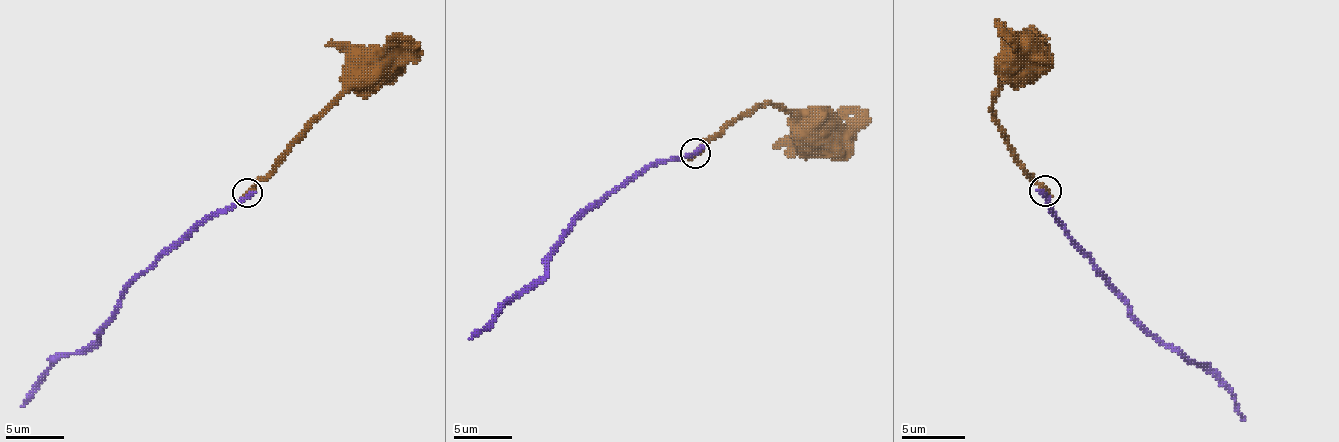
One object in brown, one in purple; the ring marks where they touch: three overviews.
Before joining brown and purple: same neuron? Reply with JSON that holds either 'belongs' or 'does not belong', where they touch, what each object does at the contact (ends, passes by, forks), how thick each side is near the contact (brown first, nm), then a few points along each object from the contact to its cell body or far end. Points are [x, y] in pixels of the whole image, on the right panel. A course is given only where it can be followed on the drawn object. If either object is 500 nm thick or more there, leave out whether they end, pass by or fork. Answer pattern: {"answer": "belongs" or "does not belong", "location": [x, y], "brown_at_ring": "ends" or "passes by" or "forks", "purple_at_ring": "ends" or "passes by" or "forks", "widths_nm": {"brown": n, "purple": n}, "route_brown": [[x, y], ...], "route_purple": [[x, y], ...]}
{"answer": "does not belong", "location": [1045, 191], "brown_at_ring": "ends", "purple_at_ring": "ends", "widths_nm": {"brown": 380, "purple": 360}, "route_brown": [[1046, 190], [1014, 155], [992, 108], [999, 83], [1018, 64], [1024, 64]], "route_purple": [[1046, 193], [1058, 221], [1096, 272], [1153, 335], [1175, 347], [1191, 363], [1200, 363], [1232, 395], [1244, 420]]}

